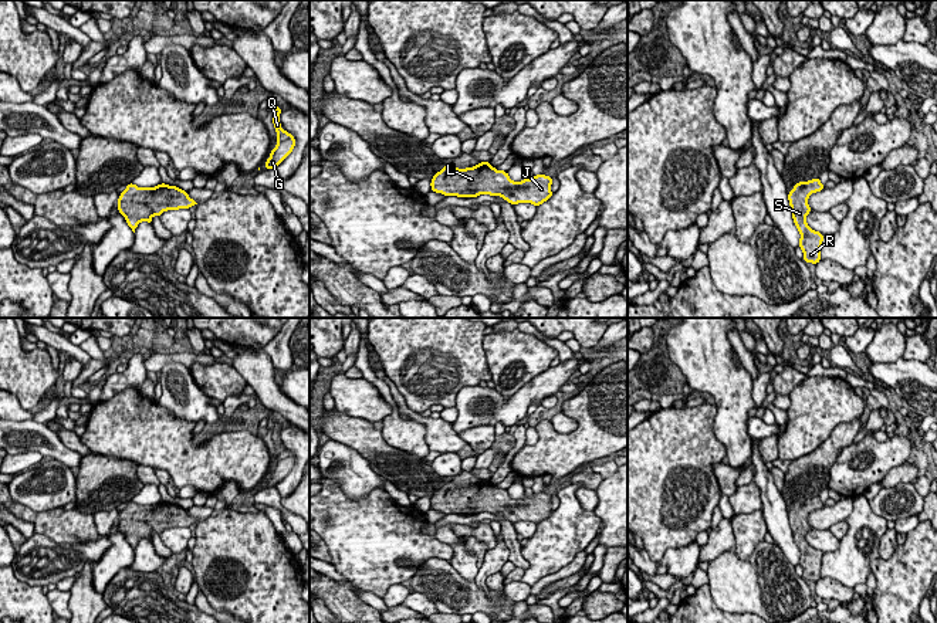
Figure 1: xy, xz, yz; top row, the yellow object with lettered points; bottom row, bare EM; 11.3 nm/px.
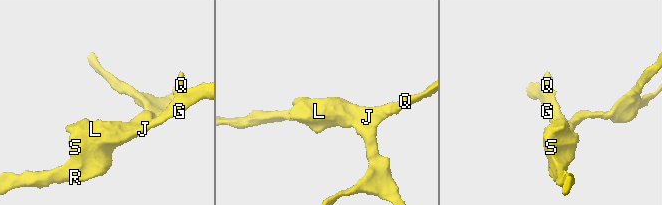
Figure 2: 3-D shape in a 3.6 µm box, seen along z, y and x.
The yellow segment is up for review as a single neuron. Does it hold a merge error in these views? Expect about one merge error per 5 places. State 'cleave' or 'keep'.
keep

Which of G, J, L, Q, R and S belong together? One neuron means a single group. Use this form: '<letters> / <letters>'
G J L Q R S

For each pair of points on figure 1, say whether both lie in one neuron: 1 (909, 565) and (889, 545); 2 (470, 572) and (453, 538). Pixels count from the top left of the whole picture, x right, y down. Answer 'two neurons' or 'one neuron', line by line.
1: two neurons
2: one neuron

